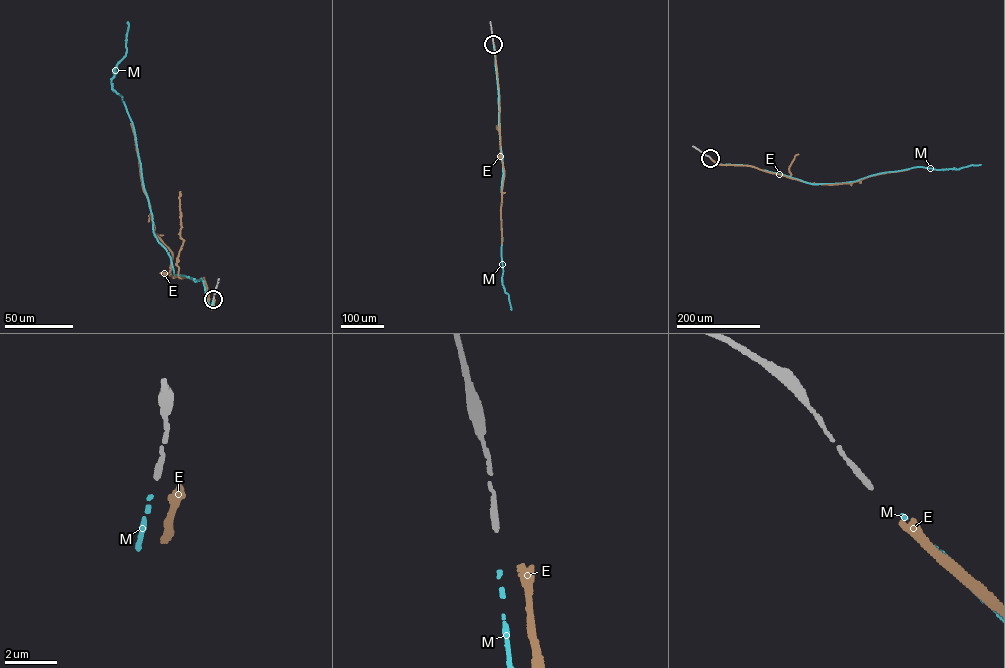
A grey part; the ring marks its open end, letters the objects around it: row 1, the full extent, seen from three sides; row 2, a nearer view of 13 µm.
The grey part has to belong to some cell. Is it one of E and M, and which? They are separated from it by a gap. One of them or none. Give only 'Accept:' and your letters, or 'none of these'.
Accept: M

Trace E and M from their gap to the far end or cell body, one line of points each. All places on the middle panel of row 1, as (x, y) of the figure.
E: (494, 45), (504, 172), (501, 243)
M: (493, 45), (503, 168), (502, 283), (511, 309)

